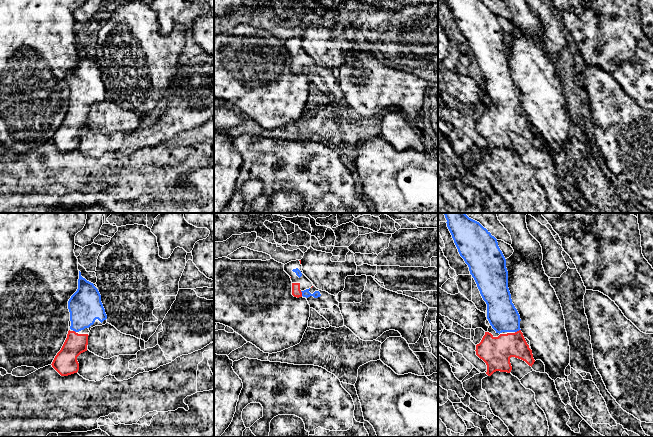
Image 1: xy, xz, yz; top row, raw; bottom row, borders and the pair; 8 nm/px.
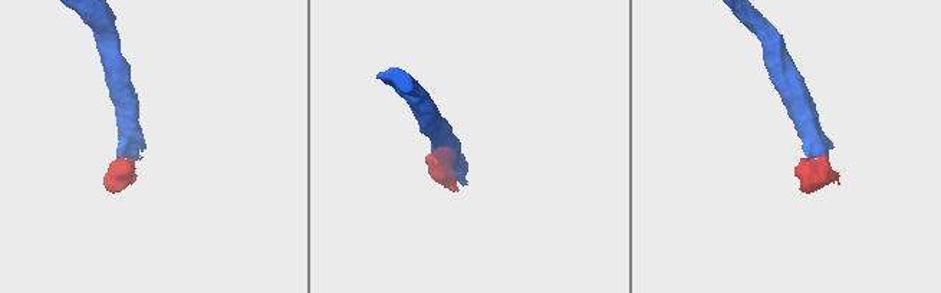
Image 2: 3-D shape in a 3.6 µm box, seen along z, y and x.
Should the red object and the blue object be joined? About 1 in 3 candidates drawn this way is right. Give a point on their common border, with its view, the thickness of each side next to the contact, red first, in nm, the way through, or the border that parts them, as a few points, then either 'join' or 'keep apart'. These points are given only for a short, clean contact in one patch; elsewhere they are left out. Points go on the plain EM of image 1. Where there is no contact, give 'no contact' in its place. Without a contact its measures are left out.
contact yz (517, 107); calibres 240 and 240 nm; way yz (496, 128), (517, 107), (502, 91); join

